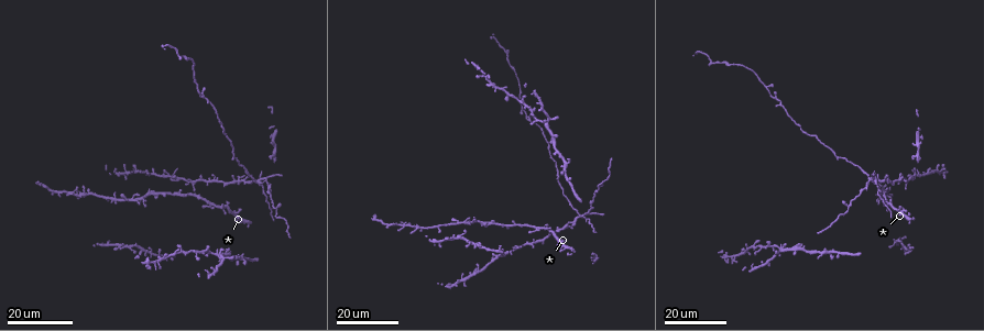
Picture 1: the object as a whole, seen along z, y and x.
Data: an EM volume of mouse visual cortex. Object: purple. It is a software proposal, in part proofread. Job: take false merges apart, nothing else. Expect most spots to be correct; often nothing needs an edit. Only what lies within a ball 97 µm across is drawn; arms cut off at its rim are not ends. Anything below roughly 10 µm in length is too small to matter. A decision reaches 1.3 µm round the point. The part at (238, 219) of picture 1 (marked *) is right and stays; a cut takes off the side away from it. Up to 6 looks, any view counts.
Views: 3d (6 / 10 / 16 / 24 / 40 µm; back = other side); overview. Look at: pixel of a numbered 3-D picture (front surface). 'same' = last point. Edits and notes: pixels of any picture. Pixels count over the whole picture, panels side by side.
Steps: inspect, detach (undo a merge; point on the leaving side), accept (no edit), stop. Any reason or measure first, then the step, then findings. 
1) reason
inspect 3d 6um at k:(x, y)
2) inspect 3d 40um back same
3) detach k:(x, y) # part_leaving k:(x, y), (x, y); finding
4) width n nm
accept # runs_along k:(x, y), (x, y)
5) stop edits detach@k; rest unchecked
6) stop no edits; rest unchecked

looks like a crossing
inspect 3d 16um at 1:(256, 183)

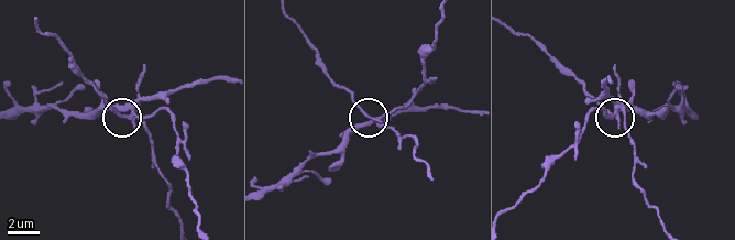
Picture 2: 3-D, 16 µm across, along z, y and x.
inspect 3d 10um at 2:(616, 118)

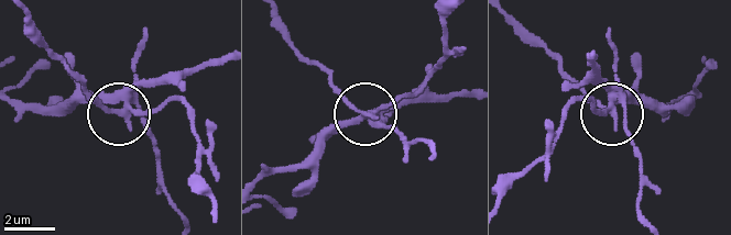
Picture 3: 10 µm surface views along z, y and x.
closer look
inspect 3d 6um at 3:(610, 108)

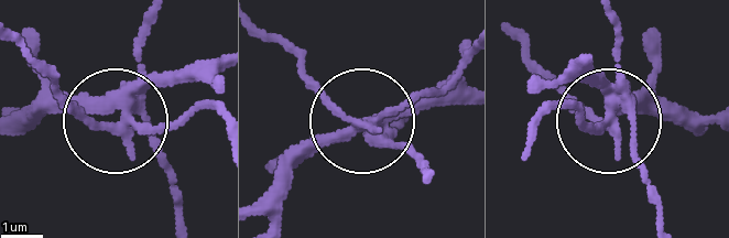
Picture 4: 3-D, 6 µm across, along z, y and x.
width 290 nm
detach 4:(186, 76) # part_leaving 4:(122, 95), (84, 111), (10, 42); two neurons meet here

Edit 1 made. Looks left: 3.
inspect 3d 16um at 1:(220, 255)

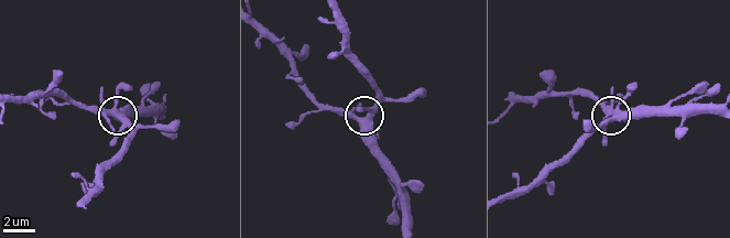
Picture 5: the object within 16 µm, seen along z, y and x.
inspect 3d 6um at 5:(371, 110)

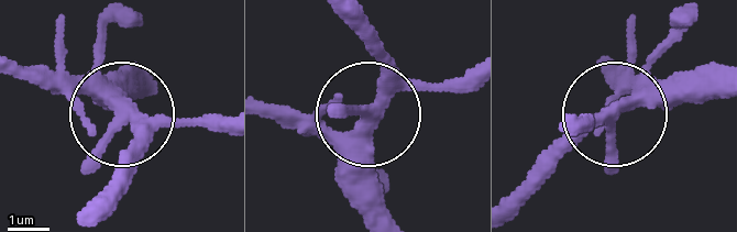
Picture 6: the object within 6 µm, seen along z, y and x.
arms 4
accept # runs_along 6:(147, 85), (122, 106), (133, 176); one neuron here

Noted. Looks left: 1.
stop edits detach@4; rest unchecked

